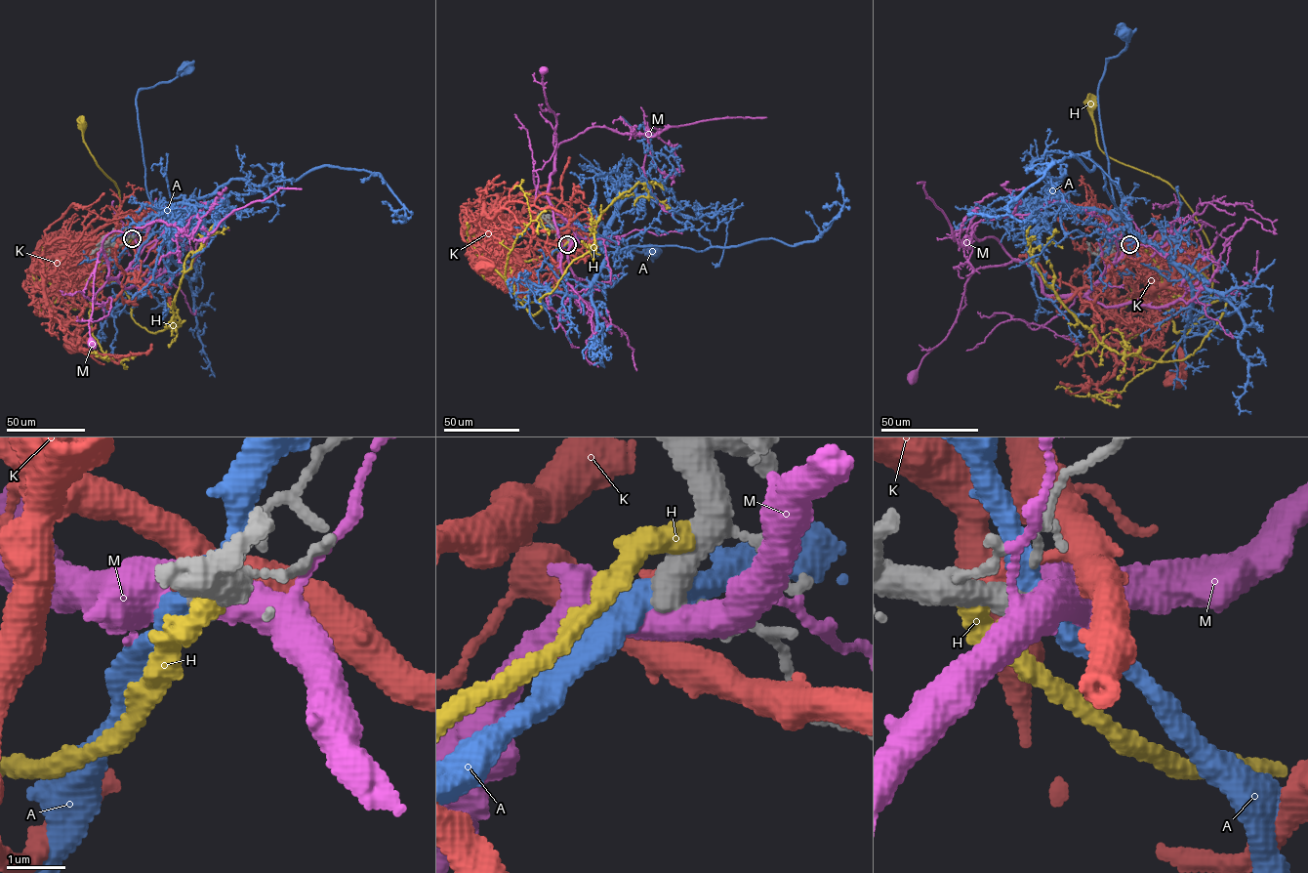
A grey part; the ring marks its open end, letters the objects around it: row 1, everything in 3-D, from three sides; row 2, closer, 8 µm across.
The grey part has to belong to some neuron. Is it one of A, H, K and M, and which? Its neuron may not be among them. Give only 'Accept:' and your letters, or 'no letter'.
Accept: no letter

